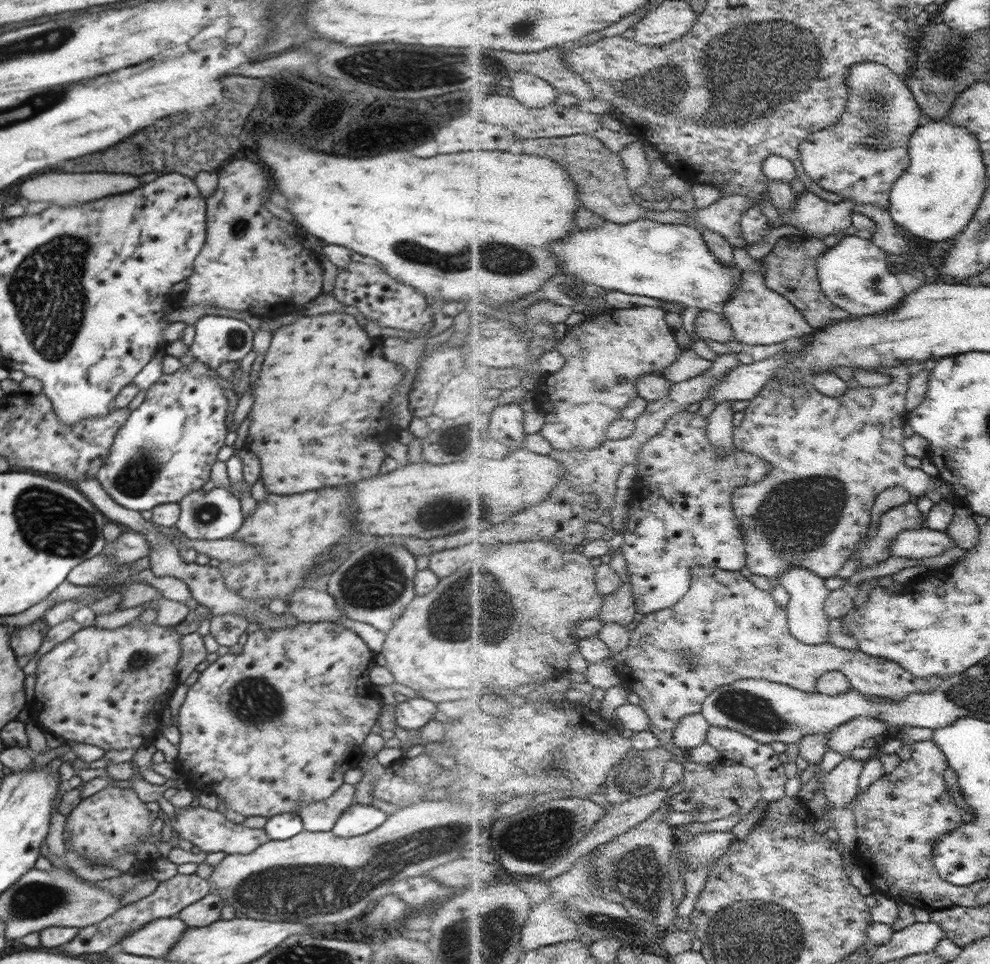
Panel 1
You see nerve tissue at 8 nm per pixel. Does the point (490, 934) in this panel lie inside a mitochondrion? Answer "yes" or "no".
yes

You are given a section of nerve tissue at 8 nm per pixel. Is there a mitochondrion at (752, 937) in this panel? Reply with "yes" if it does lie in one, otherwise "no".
yes

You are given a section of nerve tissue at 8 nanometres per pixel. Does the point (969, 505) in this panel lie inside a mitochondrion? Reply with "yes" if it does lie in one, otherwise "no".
no

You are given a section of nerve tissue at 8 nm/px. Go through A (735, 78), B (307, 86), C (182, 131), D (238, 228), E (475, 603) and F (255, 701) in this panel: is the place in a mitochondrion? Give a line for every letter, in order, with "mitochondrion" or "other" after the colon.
A: mitochondrion
B: other
C: mitochondrion
D: mitochondrion
E: mitochondrion
F: mitochondrion

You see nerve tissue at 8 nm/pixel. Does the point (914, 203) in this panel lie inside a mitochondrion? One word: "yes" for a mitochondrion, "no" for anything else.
no

